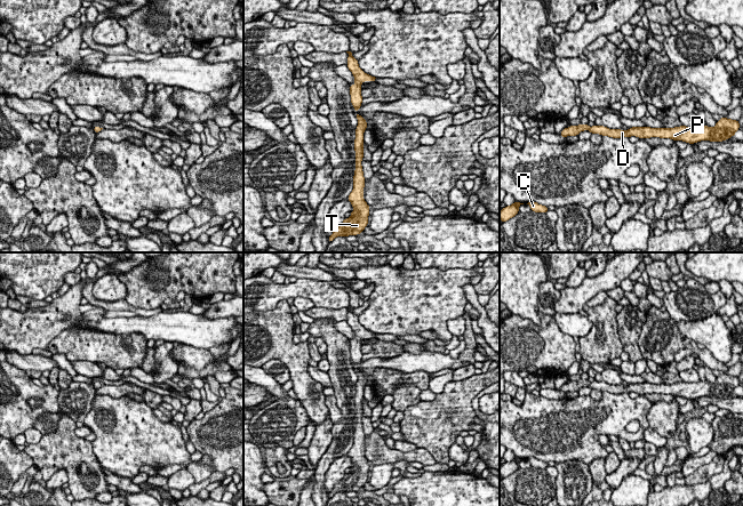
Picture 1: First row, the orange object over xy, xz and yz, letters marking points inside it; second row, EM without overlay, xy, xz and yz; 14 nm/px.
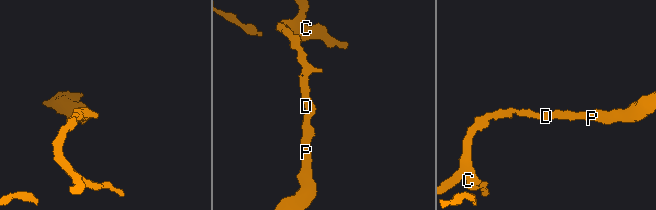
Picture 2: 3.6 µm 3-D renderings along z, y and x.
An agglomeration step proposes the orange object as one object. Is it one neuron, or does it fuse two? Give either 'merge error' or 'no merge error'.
no merge error

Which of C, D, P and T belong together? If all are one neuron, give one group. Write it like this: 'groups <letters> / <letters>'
groups C D P T

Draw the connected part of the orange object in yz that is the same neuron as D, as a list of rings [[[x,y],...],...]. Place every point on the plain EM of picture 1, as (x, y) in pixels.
[[[722,372],[717,377],[713,384],[709,381],[698,383],[674,383],[674,384],[650,384],[650,383],[631,383],[626,387],[622,385],[609,385],[605,381],[592,381],[580,379],[578,381],[569,381],[561,386],[560,391],[566,394],[567,392],[577,392],[581,387],[589,386],[591,389],[599,389],[613,394],[631,393],[638,394],[670,394],[672,396],[682,396],[688,400],[695,400],[701,396],[722,397],[733,393],[740,385],[740,377],[727,375]]]

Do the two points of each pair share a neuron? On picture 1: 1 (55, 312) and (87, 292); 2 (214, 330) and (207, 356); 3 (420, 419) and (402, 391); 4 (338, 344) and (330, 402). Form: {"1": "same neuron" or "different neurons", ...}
{"1": "different neurons", "2": "different neurons", "3": "different neurons", "4": "different neurons"}

